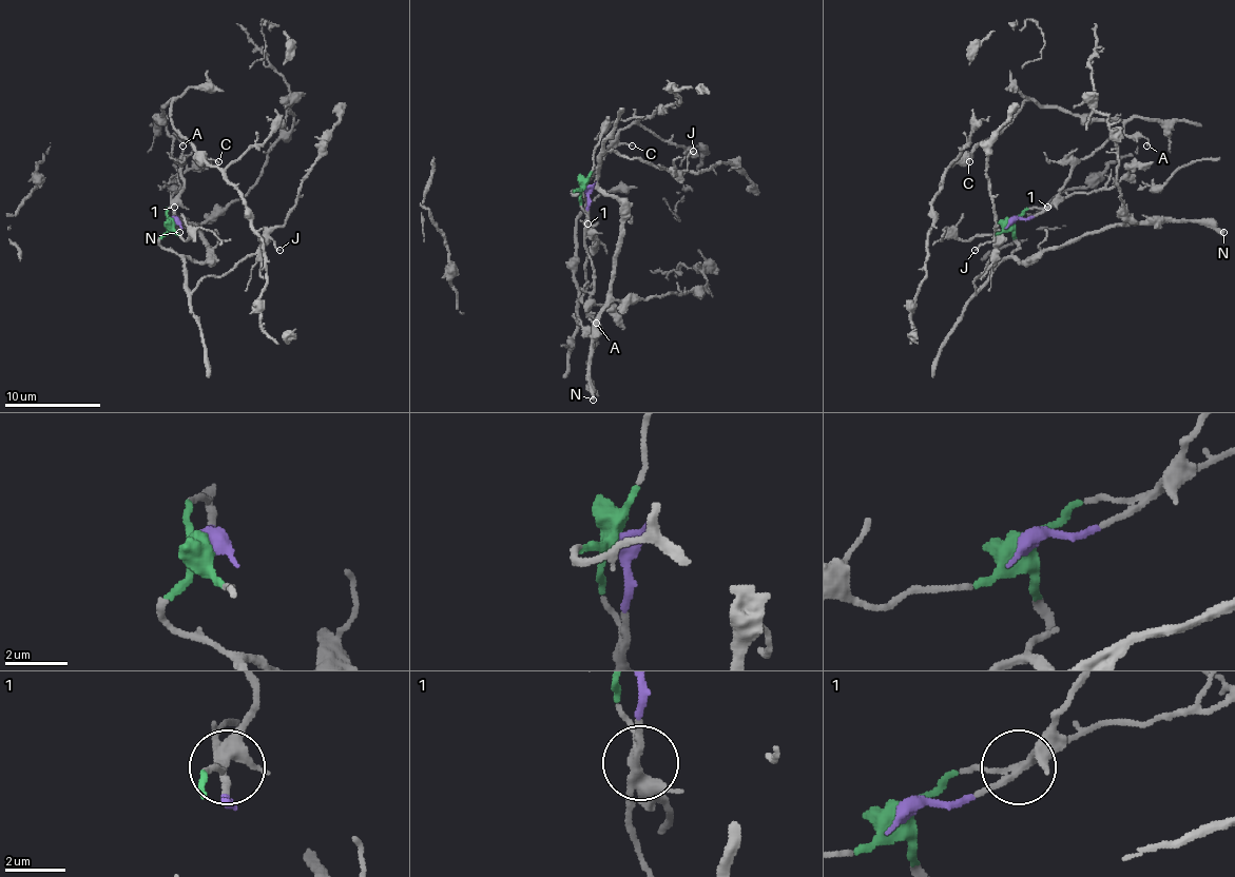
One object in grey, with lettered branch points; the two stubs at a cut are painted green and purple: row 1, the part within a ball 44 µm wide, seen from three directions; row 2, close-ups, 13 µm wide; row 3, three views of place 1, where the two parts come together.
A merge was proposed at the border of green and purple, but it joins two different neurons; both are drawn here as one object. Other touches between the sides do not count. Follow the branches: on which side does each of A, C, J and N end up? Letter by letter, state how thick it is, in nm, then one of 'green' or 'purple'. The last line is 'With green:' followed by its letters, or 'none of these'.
A: 160 nm thick; purple
C: 140 nm thick; purple
J: 130 nm thick; green
N: 280 nm thick; green
With green: J, N

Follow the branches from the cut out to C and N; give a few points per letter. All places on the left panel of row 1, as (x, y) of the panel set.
C: (172, 220), (184, 184), (167, 124), (160, 119), (162, 108), (172, 100), (170, 119), (200, 155), (217, 162)
N: (172, 220), (160, 245), (204, 261), (208, 256), (208, 247), (194, 225), (177, 220), (179, 232)

